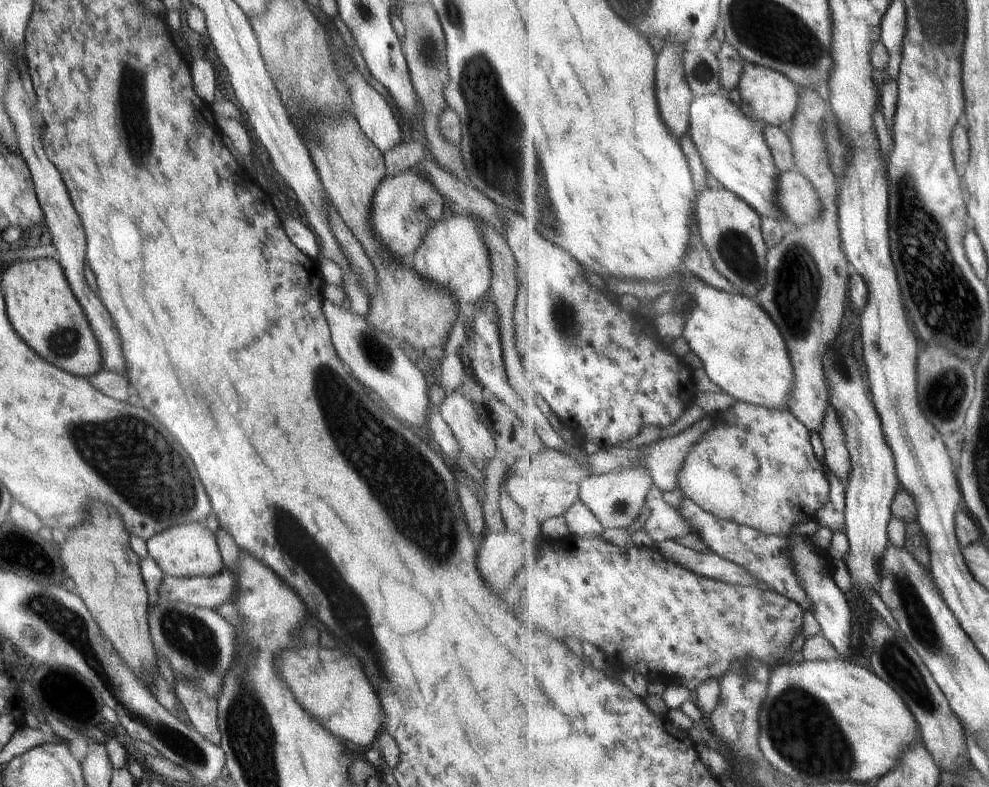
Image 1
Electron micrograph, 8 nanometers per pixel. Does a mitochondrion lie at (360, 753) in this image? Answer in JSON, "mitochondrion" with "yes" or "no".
{"mitochondrion":"no"}

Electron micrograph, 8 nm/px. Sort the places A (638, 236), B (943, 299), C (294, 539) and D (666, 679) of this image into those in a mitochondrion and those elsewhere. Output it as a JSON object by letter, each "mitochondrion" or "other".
{"A":"other","B":"mitochondrion","C":"mitochondrion","D":"other"}

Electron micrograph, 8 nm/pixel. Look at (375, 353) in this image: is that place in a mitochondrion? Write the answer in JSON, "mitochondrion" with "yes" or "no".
{"mitochondrion":"yes"}

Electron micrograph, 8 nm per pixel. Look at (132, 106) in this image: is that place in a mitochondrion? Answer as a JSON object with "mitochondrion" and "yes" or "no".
{"mitochondrion":"yes"}

